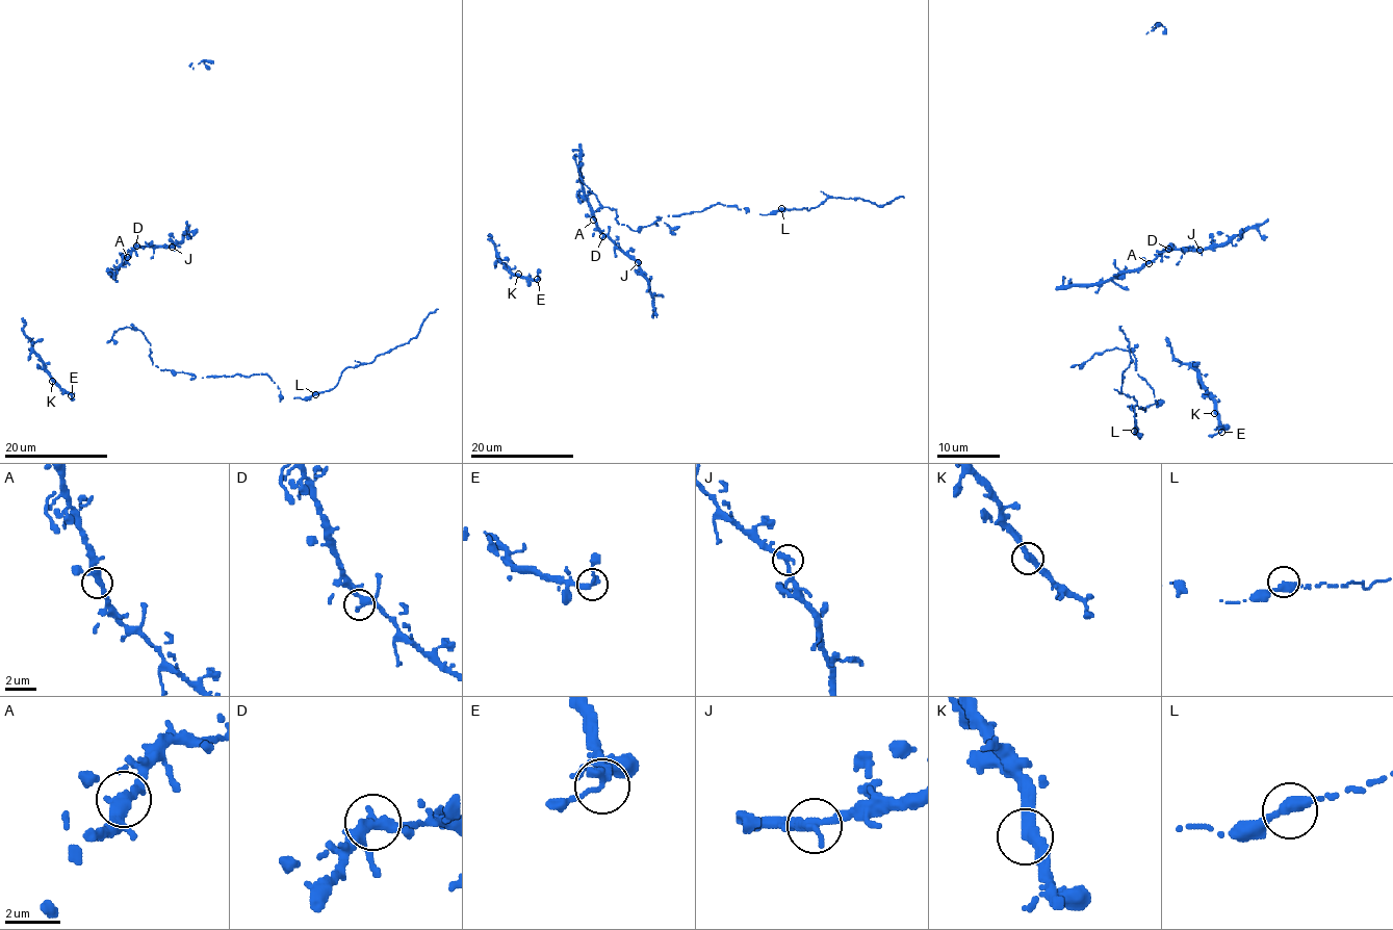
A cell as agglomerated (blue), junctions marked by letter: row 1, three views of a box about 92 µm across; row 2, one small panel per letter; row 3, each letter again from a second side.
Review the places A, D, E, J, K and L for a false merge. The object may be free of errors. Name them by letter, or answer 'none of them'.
none of them

